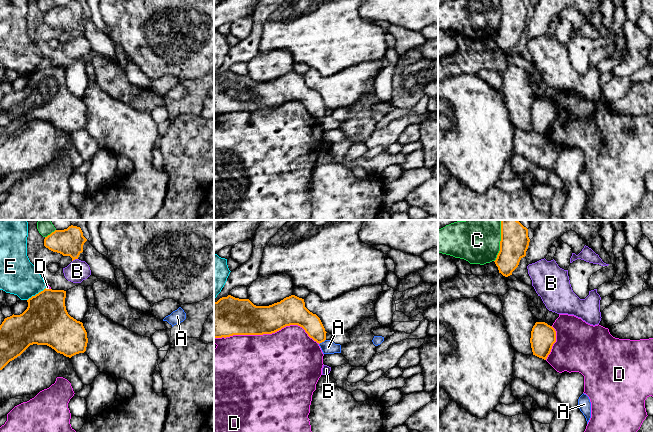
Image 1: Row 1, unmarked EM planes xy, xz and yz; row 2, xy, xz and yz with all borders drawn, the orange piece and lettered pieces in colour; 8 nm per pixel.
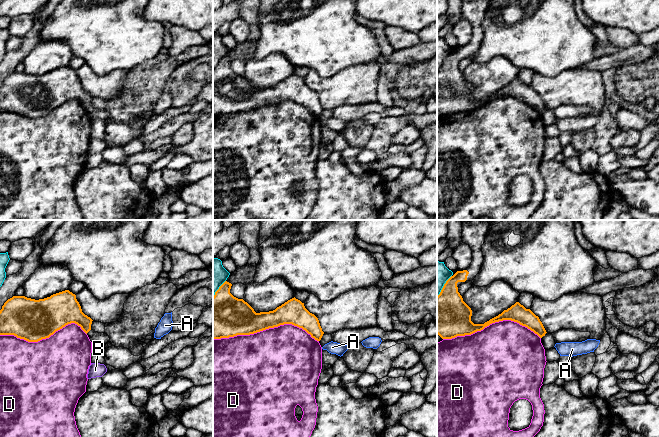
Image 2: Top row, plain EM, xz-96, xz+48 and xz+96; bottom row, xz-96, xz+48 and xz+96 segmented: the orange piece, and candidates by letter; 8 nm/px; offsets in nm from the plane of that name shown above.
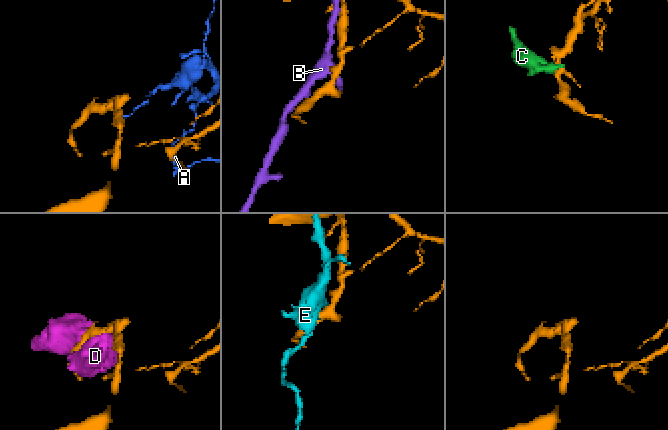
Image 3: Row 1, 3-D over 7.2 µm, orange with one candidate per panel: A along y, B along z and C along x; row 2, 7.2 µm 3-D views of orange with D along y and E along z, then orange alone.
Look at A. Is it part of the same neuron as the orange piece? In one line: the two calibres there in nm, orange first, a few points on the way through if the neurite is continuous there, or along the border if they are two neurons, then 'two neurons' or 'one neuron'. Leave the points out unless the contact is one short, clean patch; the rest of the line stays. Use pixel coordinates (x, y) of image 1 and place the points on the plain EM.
160 nm thick on the orange side, 110 nm on the other; border along xz (325, 115), (319, 120); two neurons

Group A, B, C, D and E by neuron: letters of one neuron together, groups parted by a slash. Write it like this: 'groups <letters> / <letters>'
groups A / B / C / D / E

